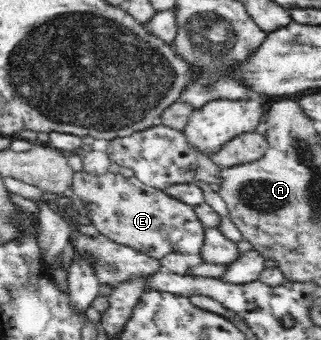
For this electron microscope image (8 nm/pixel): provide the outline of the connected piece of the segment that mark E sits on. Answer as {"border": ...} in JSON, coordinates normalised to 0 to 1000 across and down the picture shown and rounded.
{"border":[[[274,500],[237,506],[221,568],[271,615],[268,632],[305,682],[383,721],[405,721],[464,756],[505,762],[536,744],[626,747],[639,715],[639,668],[607,606],[586,603],[508,556],[486,556],[430,521],[371,509],[296,512]]]}

